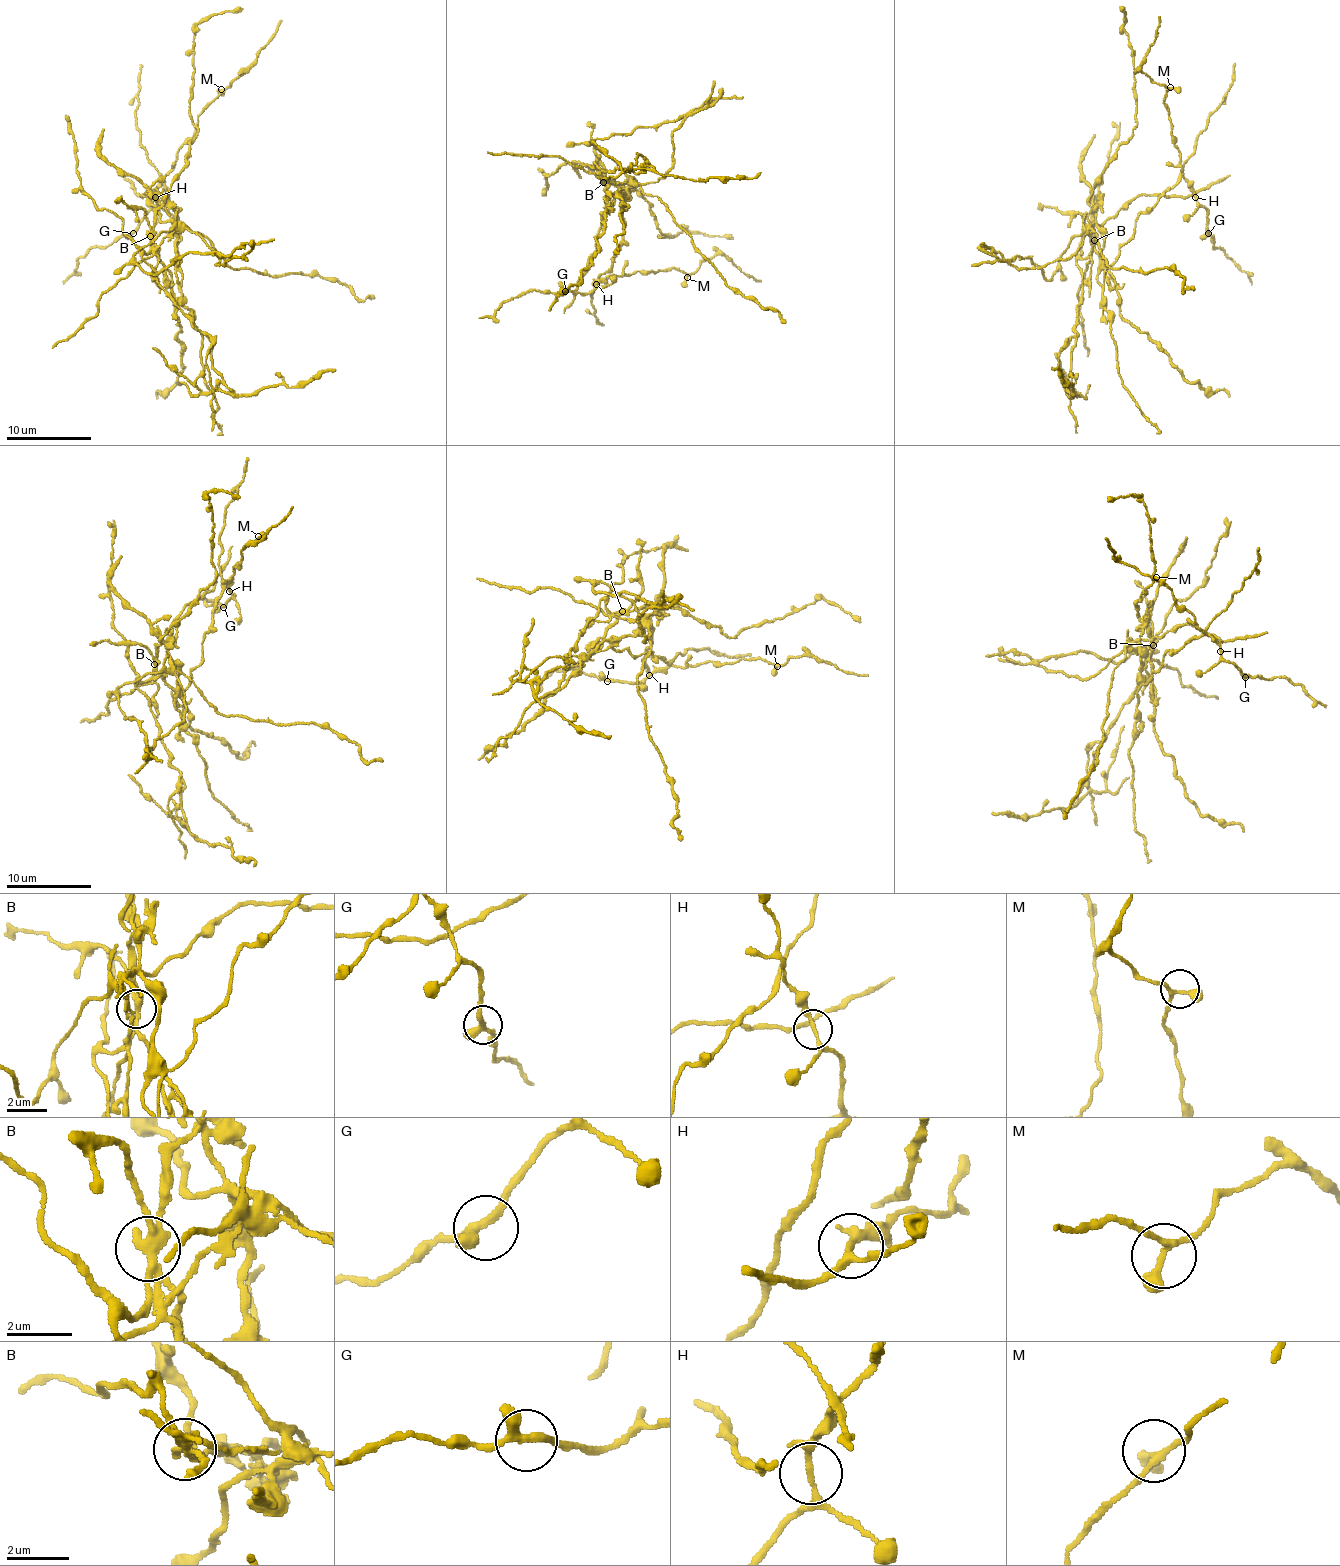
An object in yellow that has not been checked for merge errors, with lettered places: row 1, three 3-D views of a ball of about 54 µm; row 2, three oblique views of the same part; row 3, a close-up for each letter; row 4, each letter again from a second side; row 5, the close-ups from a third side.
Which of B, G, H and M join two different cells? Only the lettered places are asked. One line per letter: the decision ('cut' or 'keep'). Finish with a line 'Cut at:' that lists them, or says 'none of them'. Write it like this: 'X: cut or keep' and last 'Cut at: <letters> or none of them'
B: cut
G: keep
H: keep
M: keep
Cut at: B

